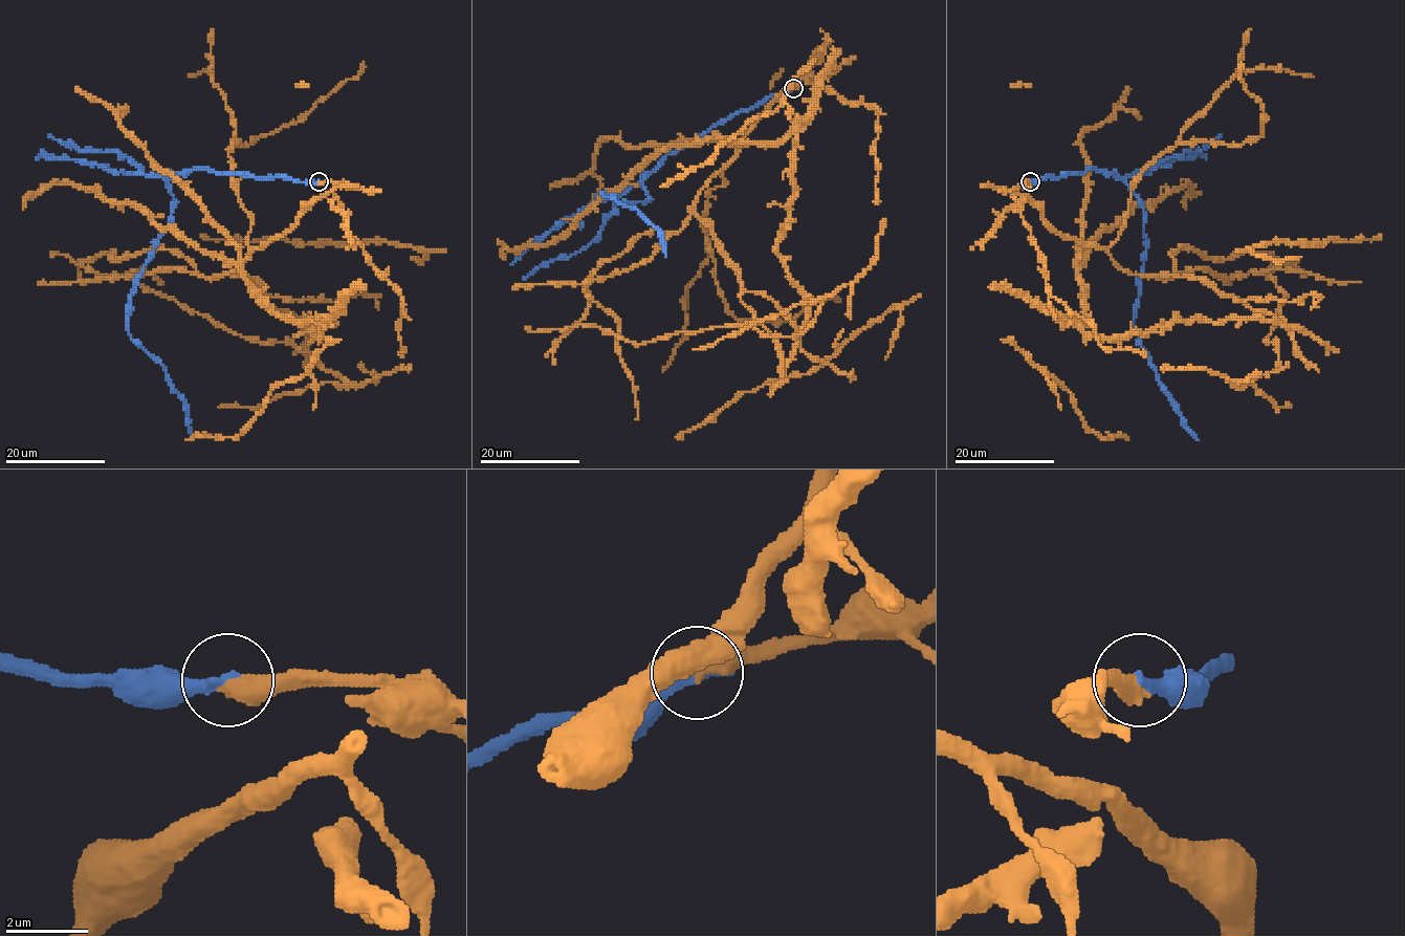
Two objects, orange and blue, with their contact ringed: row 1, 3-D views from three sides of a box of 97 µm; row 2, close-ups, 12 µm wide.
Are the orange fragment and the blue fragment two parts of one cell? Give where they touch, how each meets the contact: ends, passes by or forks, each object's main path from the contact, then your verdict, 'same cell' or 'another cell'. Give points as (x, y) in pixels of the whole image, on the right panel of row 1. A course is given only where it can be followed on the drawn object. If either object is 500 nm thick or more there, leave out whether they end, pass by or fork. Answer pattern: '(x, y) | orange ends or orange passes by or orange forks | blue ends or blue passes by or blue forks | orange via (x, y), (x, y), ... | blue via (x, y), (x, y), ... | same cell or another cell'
(1030, 181) | orange ends | blue ends | orange via (1030, 182), (1044, 220), (1121, 270), (1205, 279), (1302, 331), (1074, 324), (1087, 248), (1184, 183), (1186, 209) | blue via (1030, 181), (1094, 169), (1112, 171), (1138, 197), (1146, 249), (1134, 317), (1138, 342), (1180, 421), (1198, 440) | same cell

